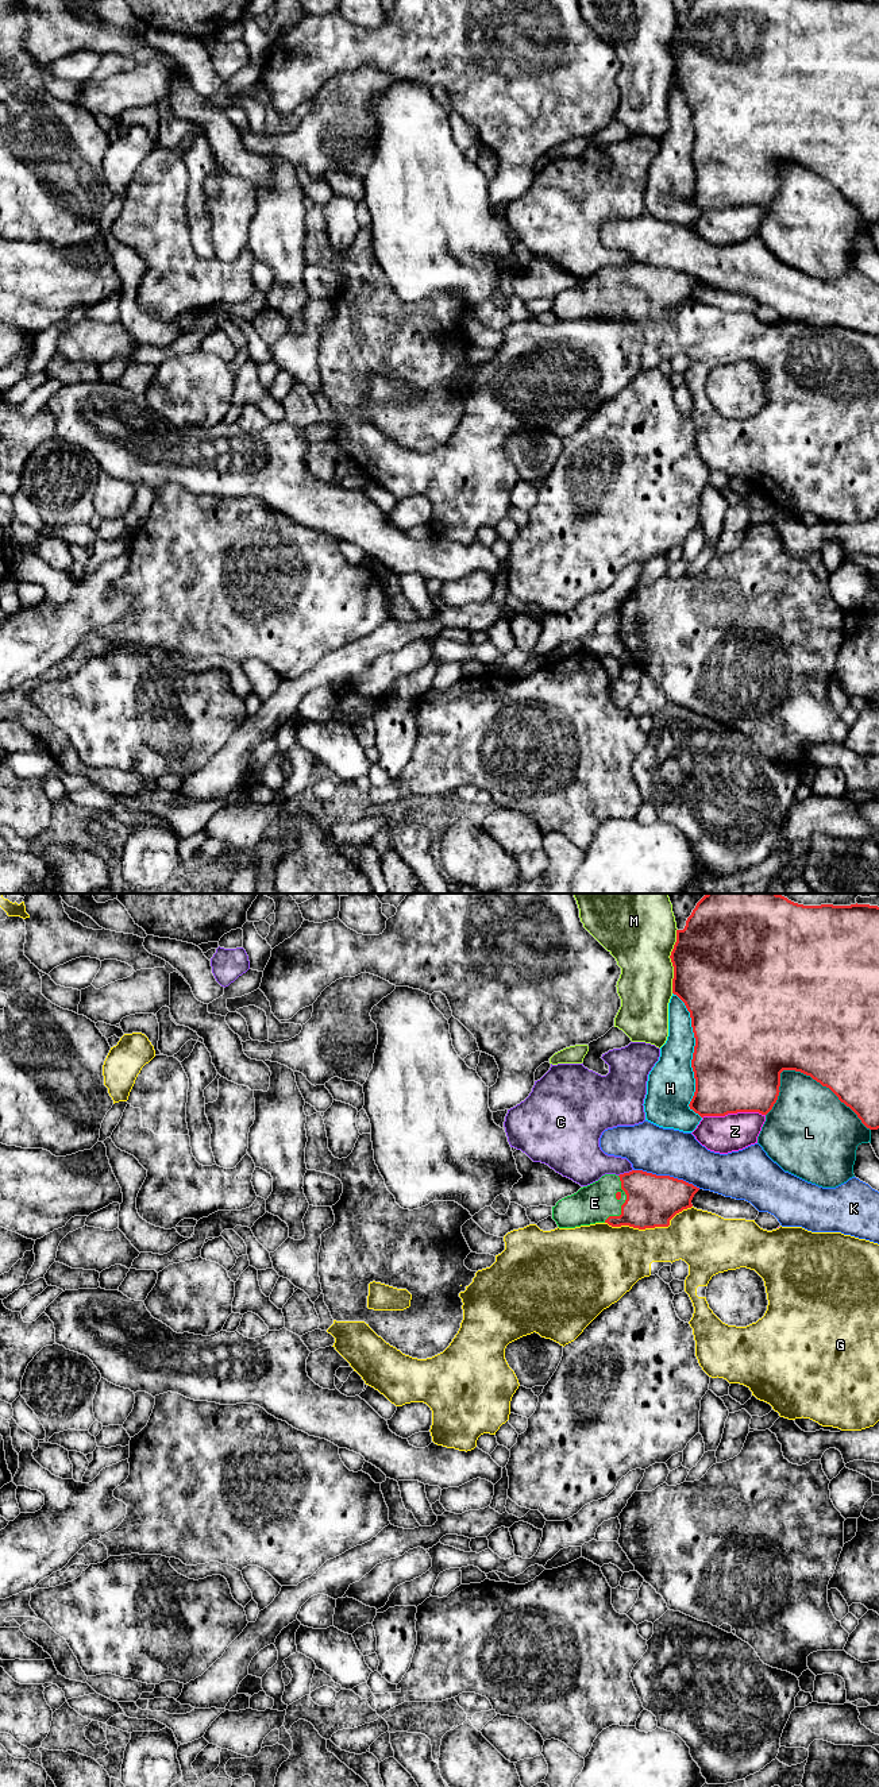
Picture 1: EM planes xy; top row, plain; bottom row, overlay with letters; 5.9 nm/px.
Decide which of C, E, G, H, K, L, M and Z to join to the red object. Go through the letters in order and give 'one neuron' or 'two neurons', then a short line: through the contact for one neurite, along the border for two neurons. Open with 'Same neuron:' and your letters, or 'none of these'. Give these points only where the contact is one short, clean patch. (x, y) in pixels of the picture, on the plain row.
Same neuron: E
C: two neurons
E: one neuron; line xy (652, 293), (624, 296), (594, 296)
G: two neurons
H: two neurons
K: two neurons
L: two neurons
M: two neurons
Z: two neurons

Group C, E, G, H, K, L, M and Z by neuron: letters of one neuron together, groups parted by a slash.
C / E / G / H / K / L / M Z

